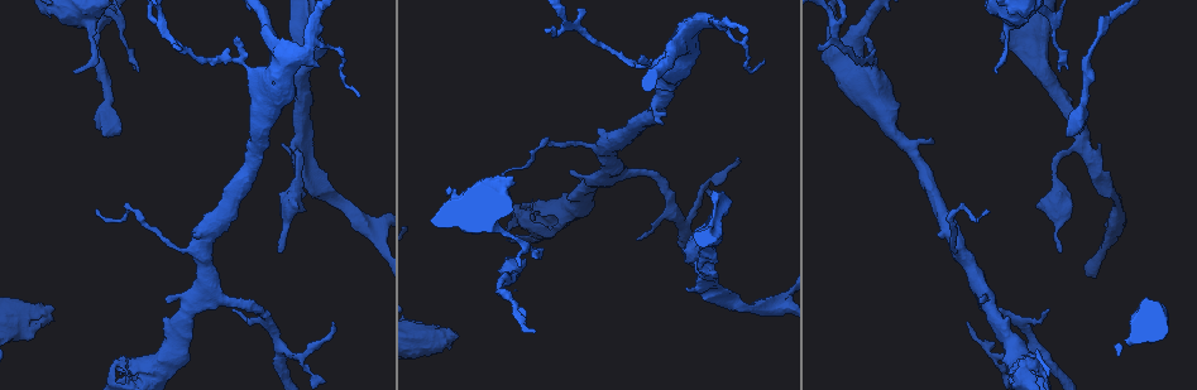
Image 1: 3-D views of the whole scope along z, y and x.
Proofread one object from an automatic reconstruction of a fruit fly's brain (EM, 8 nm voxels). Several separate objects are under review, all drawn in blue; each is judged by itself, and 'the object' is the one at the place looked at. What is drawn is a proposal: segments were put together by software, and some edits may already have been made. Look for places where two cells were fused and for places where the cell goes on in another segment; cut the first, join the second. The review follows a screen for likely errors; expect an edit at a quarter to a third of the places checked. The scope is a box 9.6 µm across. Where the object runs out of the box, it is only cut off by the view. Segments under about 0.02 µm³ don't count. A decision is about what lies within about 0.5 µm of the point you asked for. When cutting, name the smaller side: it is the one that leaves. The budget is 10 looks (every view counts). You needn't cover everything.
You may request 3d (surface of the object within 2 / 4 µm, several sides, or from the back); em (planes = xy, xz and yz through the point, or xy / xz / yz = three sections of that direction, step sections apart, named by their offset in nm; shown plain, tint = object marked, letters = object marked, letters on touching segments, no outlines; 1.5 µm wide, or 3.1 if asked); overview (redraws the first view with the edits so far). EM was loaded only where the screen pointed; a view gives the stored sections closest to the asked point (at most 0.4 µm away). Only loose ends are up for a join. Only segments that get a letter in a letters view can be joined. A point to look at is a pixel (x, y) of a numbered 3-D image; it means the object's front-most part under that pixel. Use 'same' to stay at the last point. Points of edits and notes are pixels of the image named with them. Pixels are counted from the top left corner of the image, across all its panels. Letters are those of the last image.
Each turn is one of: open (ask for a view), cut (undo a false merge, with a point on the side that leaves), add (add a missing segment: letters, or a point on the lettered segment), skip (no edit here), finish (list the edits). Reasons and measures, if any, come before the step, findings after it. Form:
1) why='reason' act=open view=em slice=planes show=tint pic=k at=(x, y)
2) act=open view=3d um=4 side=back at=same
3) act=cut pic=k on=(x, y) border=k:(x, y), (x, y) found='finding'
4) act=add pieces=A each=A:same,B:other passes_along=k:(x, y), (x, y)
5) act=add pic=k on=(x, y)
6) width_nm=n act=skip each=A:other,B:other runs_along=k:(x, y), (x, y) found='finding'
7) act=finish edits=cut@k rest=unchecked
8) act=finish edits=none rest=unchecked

why='narrows sharply' act=open view=em slice=planes show=letters pic=1 at=(1096, 43)

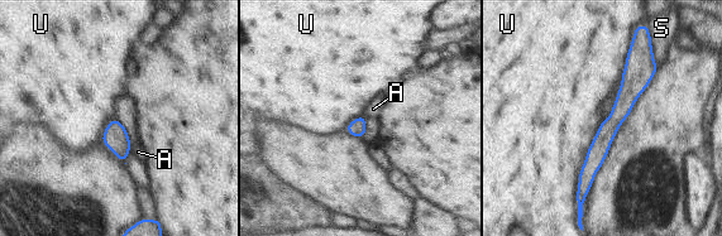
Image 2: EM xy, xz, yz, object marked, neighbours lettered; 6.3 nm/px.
act=skip each=A:other,S:other,U:other found='continuous, no second cell'

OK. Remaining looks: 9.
why='two arms in line, one across' act=open view=em slice=xz step=8 show=tint pic=1 at=(161, 25)

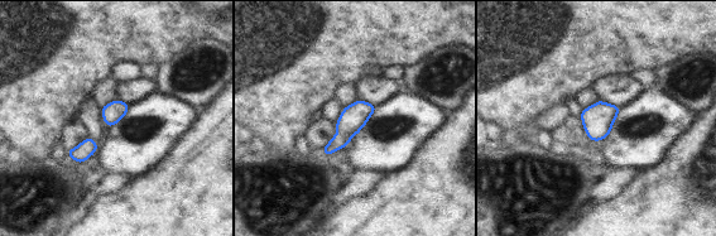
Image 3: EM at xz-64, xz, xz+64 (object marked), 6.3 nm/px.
why='cut it another way' act=open view=em slice=planes show=tint at=same

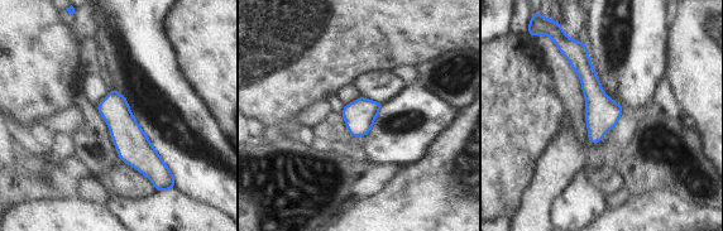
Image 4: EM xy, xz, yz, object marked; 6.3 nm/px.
why='see the neighbours' act=open view=em slice=planes show=letters at=same

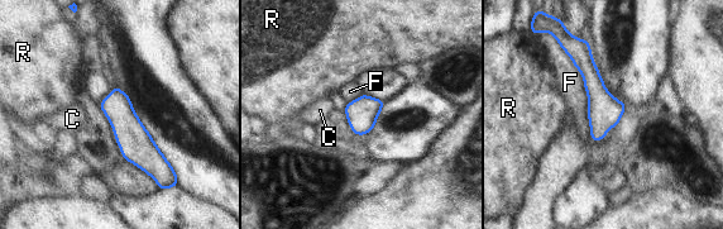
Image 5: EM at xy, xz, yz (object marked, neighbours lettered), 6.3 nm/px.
act=skip each=C:other,F:other,R:other border=5:(558, 41), (583, 79), (592, 141) found='continuous, no second cell'

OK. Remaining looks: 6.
why='an open end' act=open view=3d um=4 pic=1 at=(359, 96)

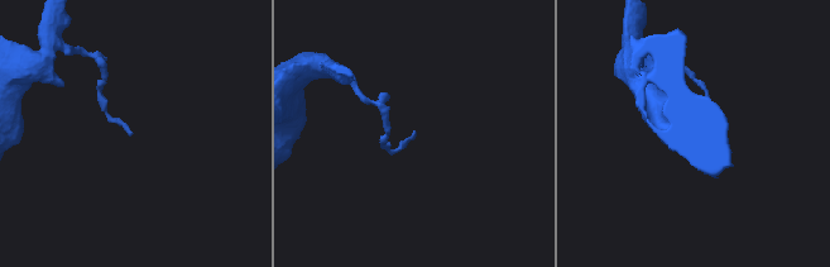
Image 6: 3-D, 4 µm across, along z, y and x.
act=open view=em slice=planes show=plain pic=6 at=(413, 130)

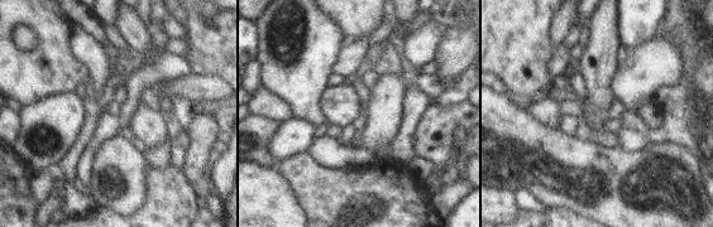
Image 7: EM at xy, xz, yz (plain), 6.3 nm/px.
why='see the neighbours' act=open view=em slice=planes show=letters at=same

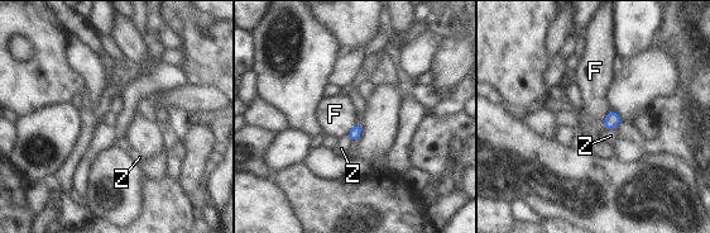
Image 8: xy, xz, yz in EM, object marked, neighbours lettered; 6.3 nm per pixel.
act=skip each=F:other,Z:other found='no lettered segment goes on from it'

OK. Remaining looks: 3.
why='branch stops here' act=open view=em um=3.1 slice=planes show=plain pic=1 at=(454, 337)

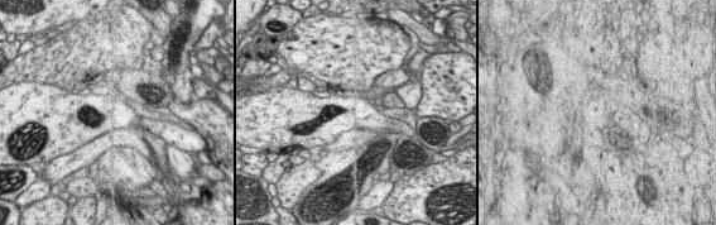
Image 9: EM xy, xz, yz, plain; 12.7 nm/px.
act=open view=em um=3.1 slice=planes show=letters at=same

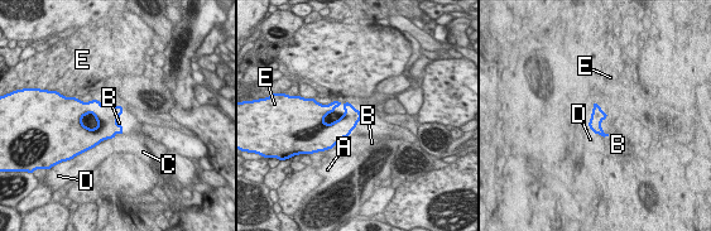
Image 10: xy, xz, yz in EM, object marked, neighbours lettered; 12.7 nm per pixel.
act=skip each=A:other,B:other,C:other,D:other,E:other border=10:(608, 115), (603, 138) found='none of them fits'

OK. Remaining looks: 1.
act=finish edits=none rest=unchecked

